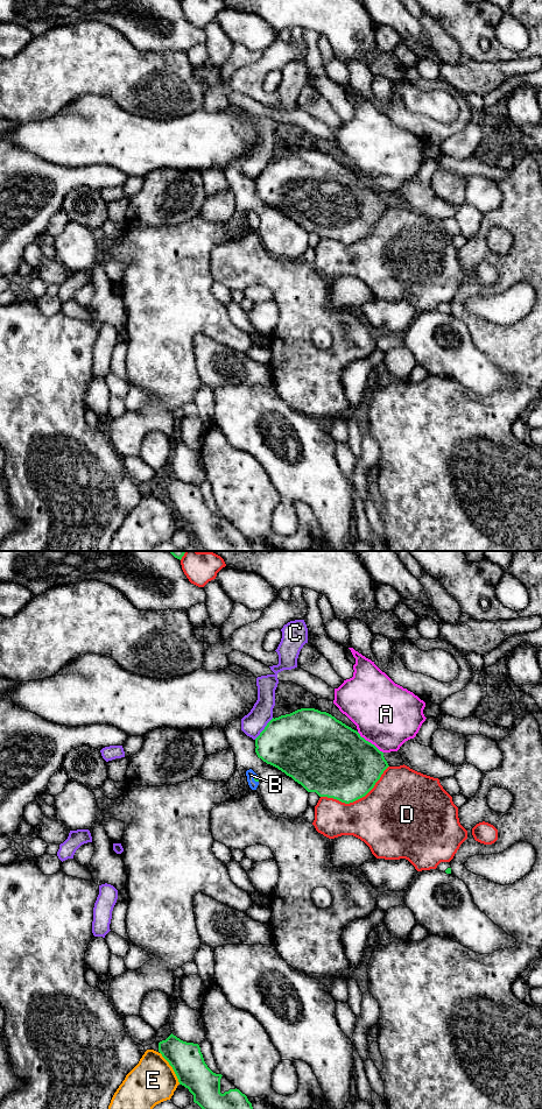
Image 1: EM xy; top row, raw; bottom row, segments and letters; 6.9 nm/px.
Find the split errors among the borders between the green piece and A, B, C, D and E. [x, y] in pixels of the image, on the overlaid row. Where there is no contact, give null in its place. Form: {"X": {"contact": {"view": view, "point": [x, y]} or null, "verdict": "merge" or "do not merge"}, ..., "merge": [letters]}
{"A": {"contact": {"view": "xy", "point": [370, 742]}, "verdict": "do not merge"}, "B": {"contact": {"view": "xy", "point": [254, 779]}, "verdict": "merge"}, "C": {"contact": {"view": "xy", "point": [265, 728]}, "verdict": "do not merge"}, "D": {"contact": {"view": "xy", "point": [357, 799]}, "verdict": "do not merge"}, "E": {"contact": {"view": "xy", "point": [173, 1068]}, "verdict": "do not merge"}, "merge": ["B"]}

